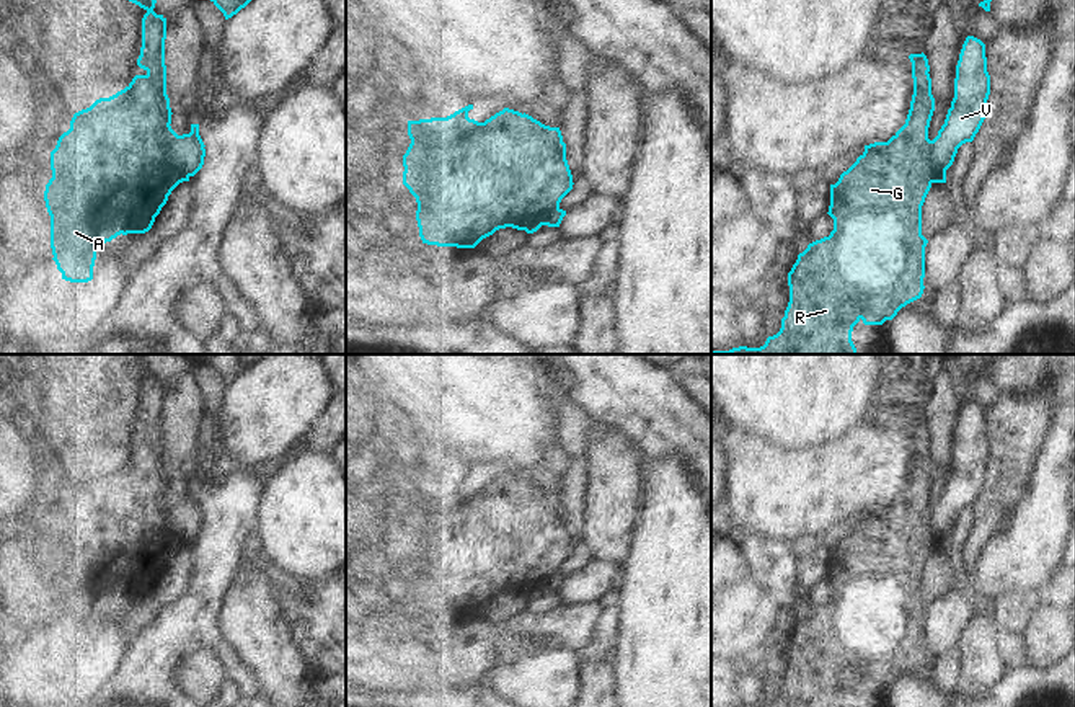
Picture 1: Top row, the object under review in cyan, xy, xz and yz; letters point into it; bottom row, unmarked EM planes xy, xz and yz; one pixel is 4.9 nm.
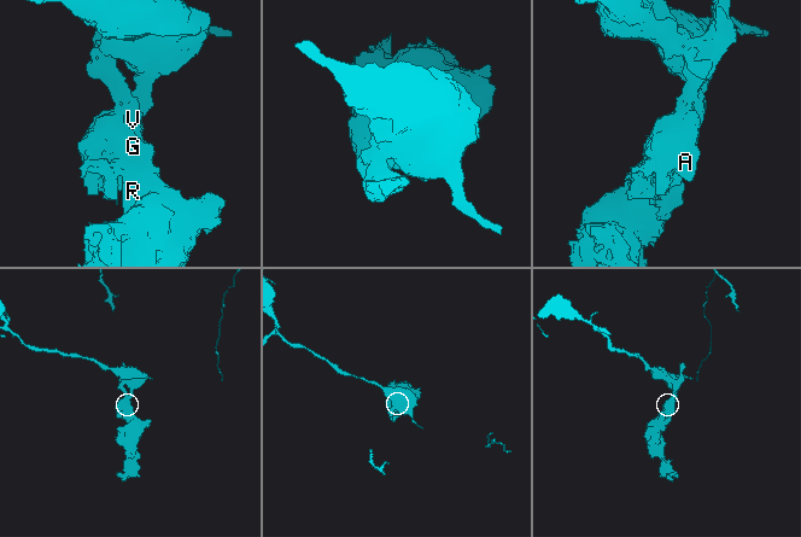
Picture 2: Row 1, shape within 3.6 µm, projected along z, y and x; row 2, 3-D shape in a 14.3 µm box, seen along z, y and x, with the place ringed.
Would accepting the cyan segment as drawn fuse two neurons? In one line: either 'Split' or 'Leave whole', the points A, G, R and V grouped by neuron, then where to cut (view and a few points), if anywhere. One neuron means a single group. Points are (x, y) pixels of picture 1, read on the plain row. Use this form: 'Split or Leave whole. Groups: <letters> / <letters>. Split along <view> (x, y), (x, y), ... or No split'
Split. Groups: A G R / V. Split along xy (175, 498), (173, 528), (188, 542).

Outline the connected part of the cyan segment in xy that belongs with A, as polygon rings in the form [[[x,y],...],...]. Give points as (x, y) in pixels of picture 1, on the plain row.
[[[106,354],[147,379],[142,384],[142,413],[137,431],[145,441],[135,441],[132,447],[109,464],[96,465],[90,474],[73,480],[70,495],[64,498],[51,518],[52,544],[46,550],[44,567],[51,581],[51,614],[62,645],[70,648],[88,648],[93,645],[96,616],[127,599],[145,599],[152,594],[155,583],[166,570],[171,557],[189,542],[173,527],[171,474],[166,460],[165,405],[166,384],[153,377],[157,366],[148,354]]]

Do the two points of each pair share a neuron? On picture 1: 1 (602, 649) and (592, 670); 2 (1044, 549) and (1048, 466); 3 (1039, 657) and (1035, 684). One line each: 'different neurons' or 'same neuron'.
1: different neurons
2: same neuron
3: different neurons

